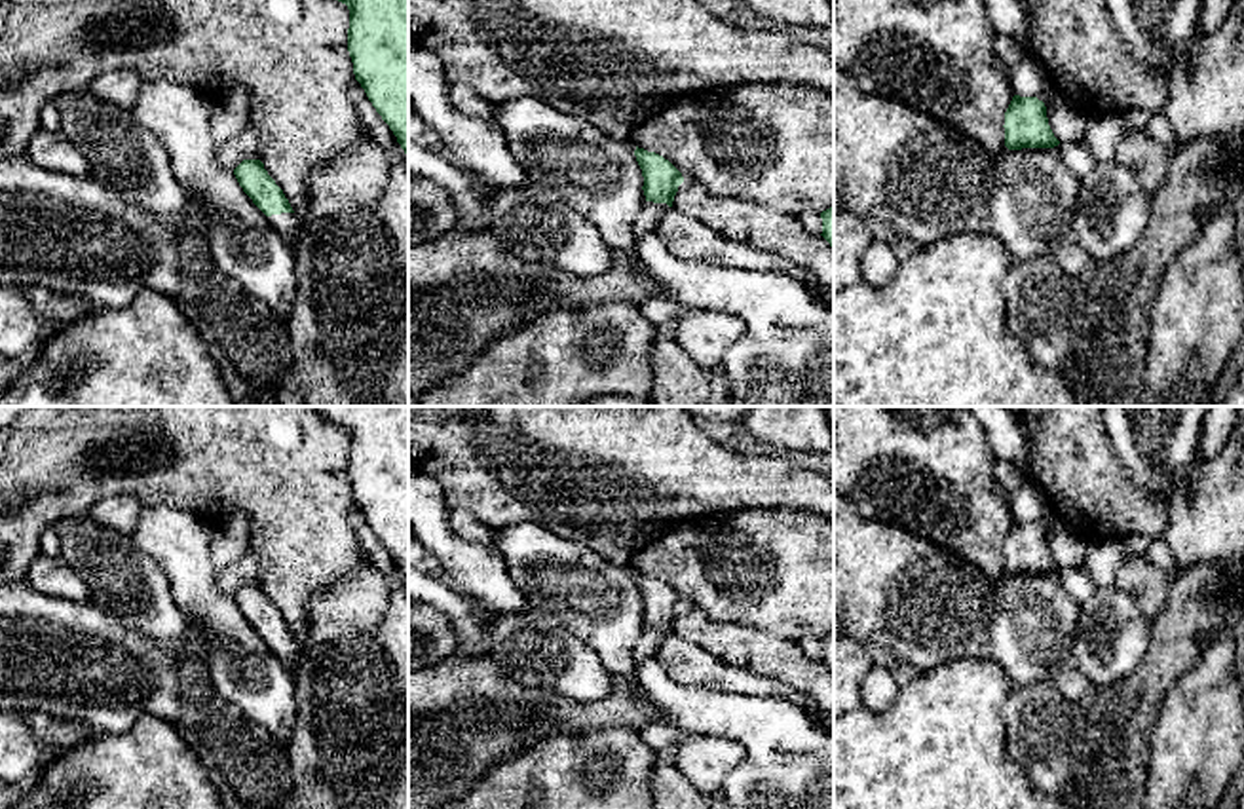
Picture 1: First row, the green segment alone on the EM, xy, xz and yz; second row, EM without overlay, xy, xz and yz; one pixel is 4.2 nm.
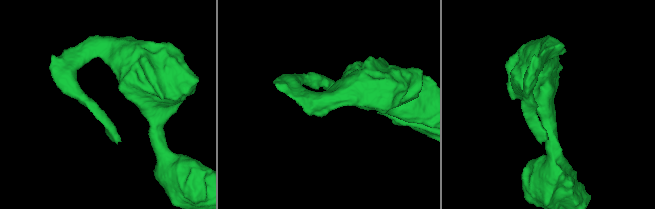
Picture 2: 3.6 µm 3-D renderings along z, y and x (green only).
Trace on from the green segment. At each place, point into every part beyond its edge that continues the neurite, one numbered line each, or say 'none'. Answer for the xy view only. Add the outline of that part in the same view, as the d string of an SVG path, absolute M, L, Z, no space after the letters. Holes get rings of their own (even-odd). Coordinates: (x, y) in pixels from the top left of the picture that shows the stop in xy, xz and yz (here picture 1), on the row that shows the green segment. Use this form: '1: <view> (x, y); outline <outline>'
1: xy (287, 225); outline M294 213L272 215L268 216L268 222L289 243L296 237L300 230L300 216L296 216Z

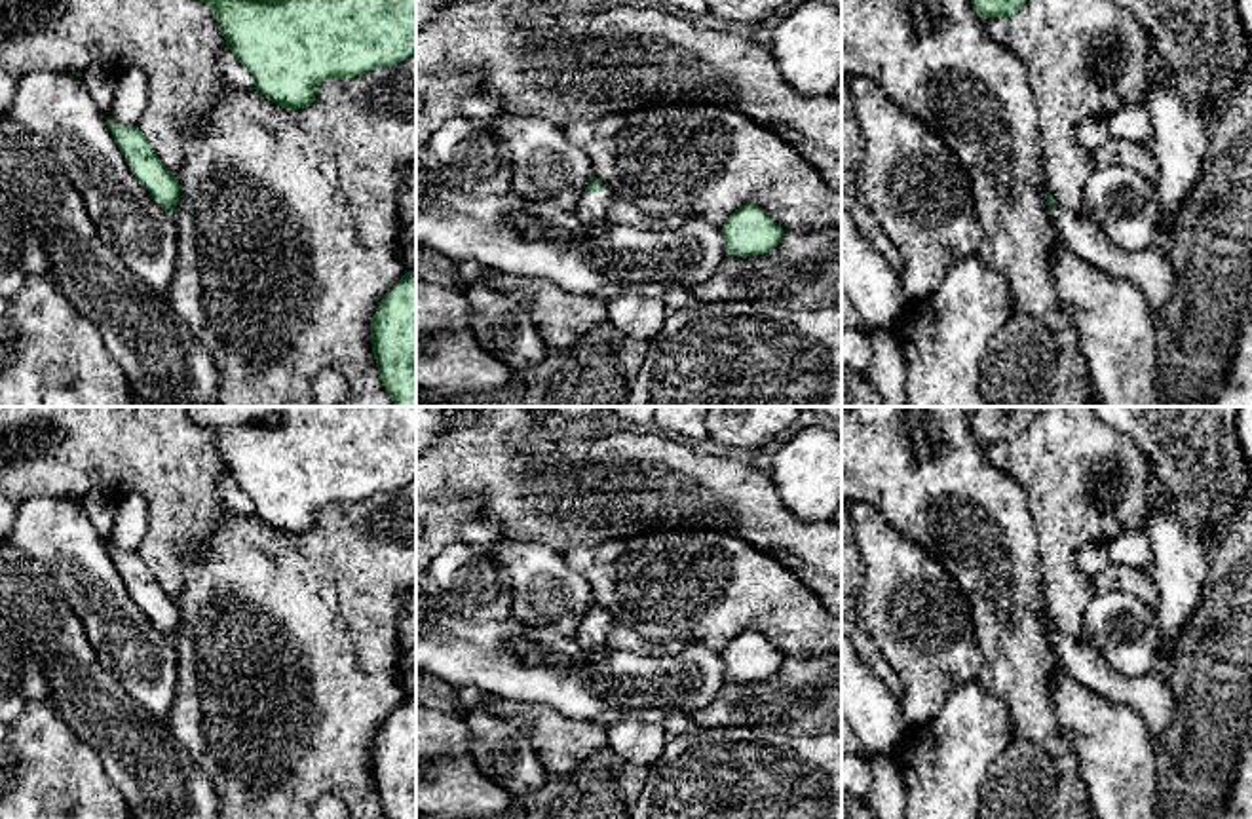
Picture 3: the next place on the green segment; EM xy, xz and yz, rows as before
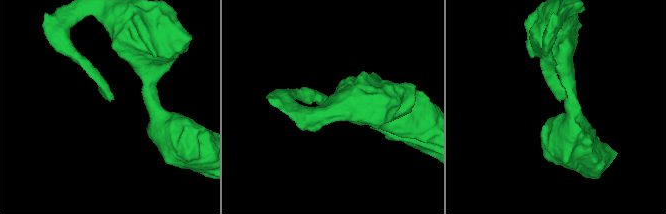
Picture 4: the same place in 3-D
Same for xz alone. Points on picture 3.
1: xz (593, 208); outline M602 184L597 194L583 194L574 213L587 224L597 222L597 220L606 220L606 213L614 198L616 194L608 186Z

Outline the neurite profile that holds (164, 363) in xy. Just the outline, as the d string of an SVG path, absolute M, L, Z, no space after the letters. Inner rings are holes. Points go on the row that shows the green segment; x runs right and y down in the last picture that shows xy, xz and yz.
M0 114L0 188L40 234L51 260L51 279L70 304L101 333L108 355L123 371L144 407L209 407L218 371L167 296L148 287L108 247L49 143Z

